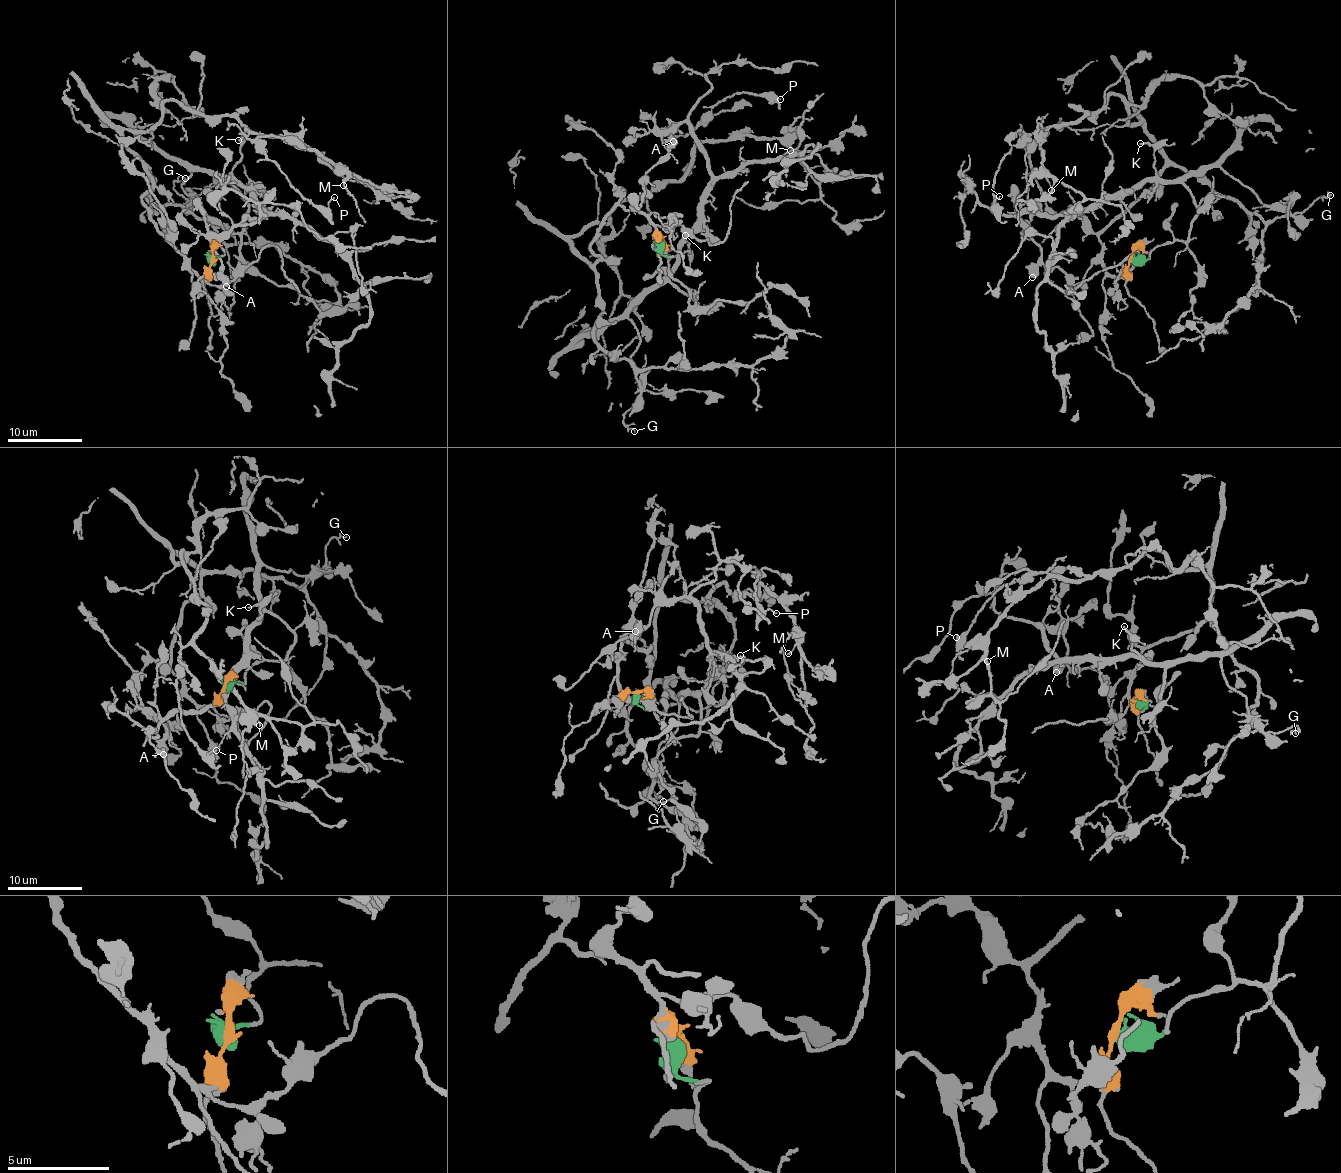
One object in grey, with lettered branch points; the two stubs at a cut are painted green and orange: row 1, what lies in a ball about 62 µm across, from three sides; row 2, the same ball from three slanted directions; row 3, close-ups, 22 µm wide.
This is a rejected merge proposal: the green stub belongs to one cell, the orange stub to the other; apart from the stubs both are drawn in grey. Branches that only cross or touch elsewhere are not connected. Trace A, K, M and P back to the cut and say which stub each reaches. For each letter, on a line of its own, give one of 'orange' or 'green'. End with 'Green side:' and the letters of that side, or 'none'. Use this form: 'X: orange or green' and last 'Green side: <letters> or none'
A: green
K: green
M: orange
P: orange
Green side: A, K

